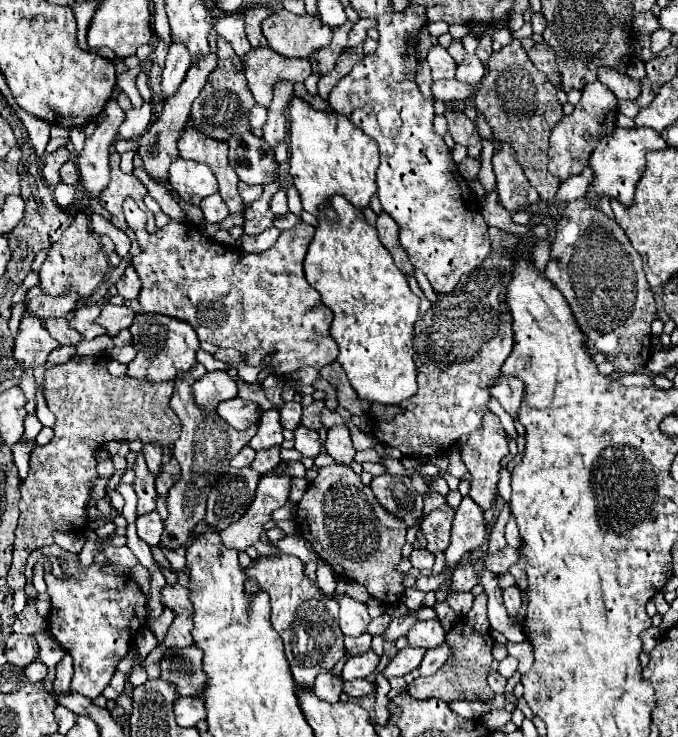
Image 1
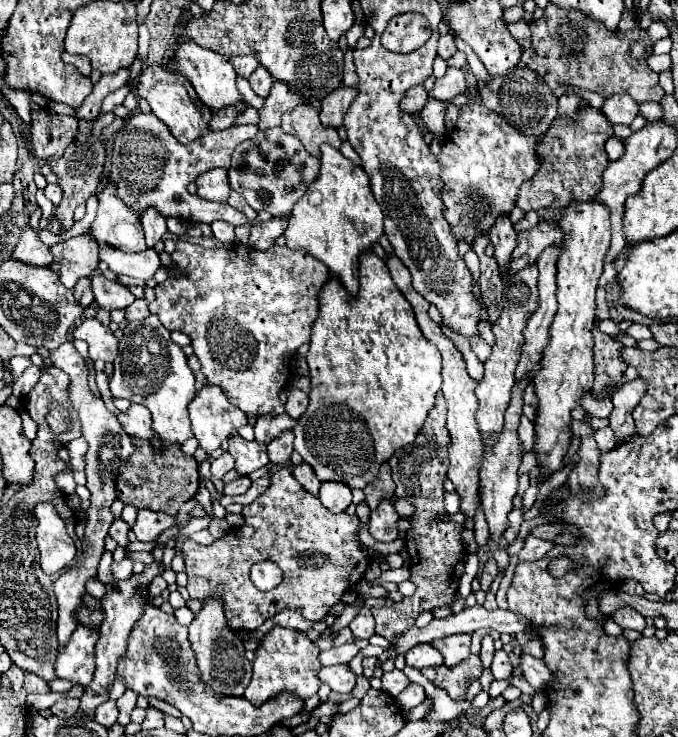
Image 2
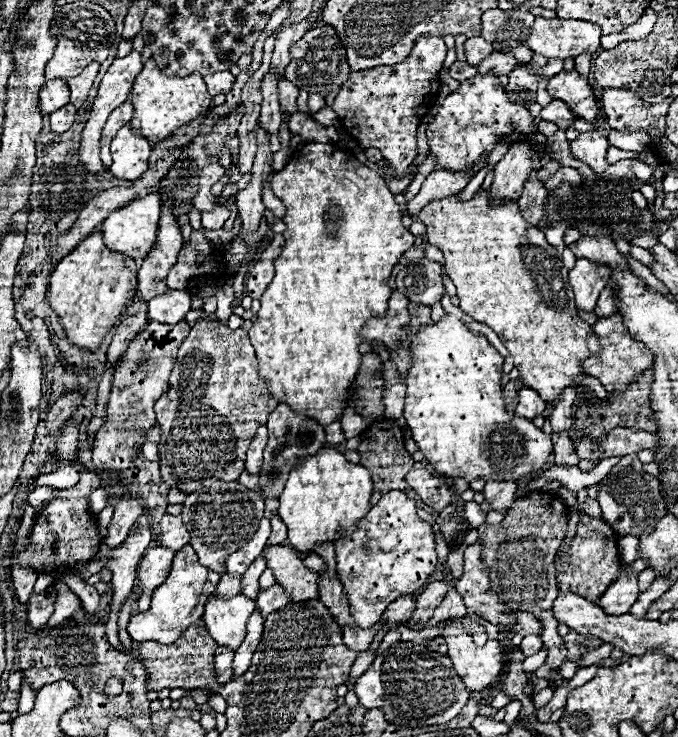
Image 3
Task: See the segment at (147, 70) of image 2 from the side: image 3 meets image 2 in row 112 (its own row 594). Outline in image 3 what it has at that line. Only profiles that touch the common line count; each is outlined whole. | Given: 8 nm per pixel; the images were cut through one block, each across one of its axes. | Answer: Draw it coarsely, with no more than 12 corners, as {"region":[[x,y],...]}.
{"region":[[190,544],[176,552],[150,610],[130,618],[134,642],[176,642],[220,576]]}

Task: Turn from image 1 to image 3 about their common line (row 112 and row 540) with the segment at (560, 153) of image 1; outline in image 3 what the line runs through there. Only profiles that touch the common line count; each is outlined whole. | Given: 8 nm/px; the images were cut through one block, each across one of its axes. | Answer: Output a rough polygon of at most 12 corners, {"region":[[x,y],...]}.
{"region":[[580,520],[556,558],[560,592],[592,602],[620,576],[616,532]]}

